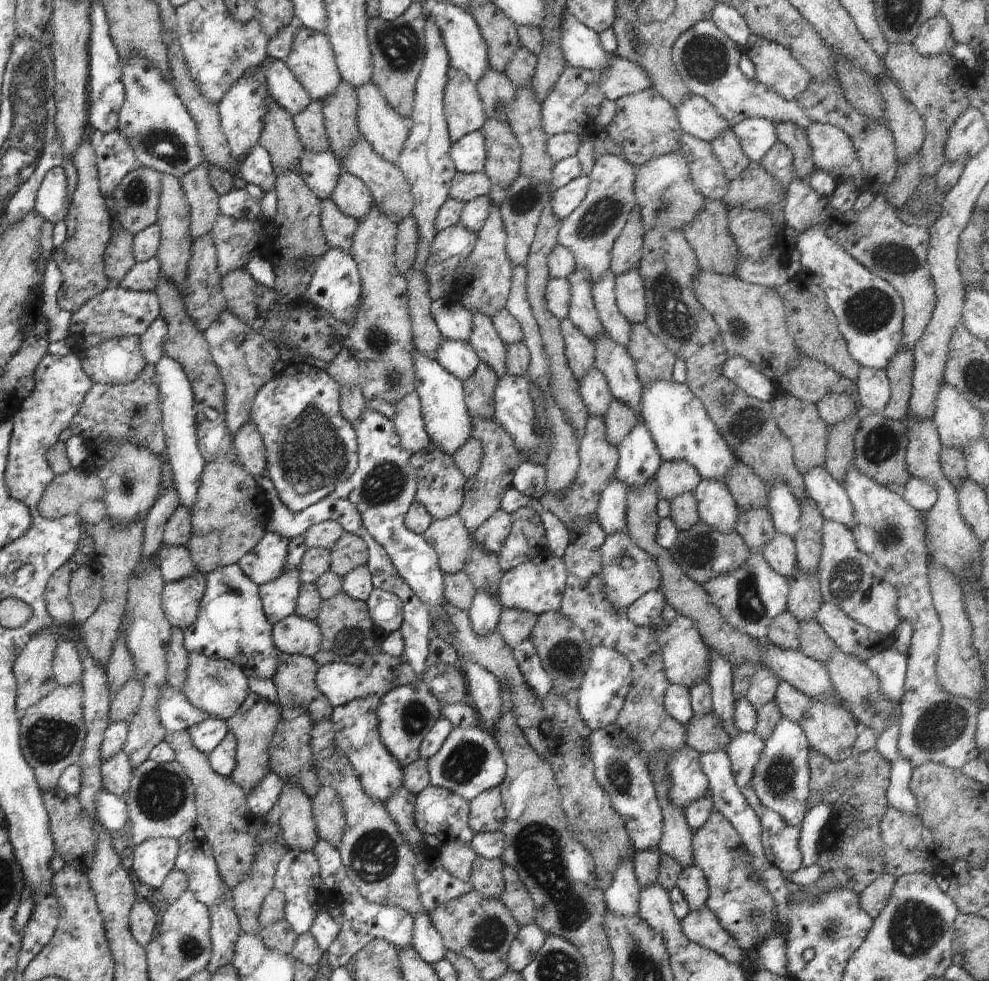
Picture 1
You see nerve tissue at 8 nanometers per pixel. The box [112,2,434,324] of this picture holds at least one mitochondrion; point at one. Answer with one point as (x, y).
(400, 46)

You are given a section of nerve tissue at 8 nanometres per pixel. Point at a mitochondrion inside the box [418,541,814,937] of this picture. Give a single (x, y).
(537, 845)

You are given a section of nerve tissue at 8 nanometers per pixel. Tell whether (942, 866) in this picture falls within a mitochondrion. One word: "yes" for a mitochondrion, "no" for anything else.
no

